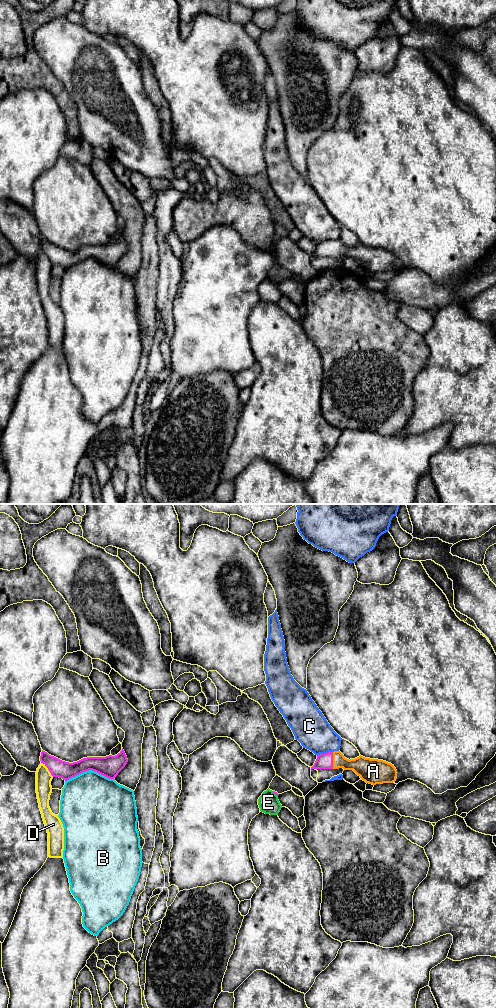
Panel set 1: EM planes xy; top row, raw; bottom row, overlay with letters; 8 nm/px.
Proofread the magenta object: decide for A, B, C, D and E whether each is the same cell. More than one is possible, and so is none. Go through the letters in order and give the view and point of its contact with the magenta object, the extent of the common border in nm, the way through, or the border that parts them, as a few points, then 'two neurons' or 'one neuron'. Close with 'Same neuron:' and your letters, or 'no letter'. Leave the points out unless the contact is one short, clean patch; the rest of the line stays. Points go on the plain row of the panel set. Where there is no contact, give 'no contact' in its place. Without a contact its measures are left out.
A: contact xy (332, 248); length 140 nm; one neuron
B: contact xy (89, 257); length 400 nm; two neurons
C: contact xy (324, 241); length 130 nm; two neurons
D: contact xy (48, 257); length 160 nm; border xy (41, 250), (53, 264); two neurons
E: contact xy (275, 281); length 60 nm; border xy (272, 279), (277, 283); two neurons
Same neuron: A

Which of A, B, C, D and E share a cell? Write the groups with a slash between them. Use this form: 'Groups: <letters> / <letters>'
Groups: A / B / C / D / E

